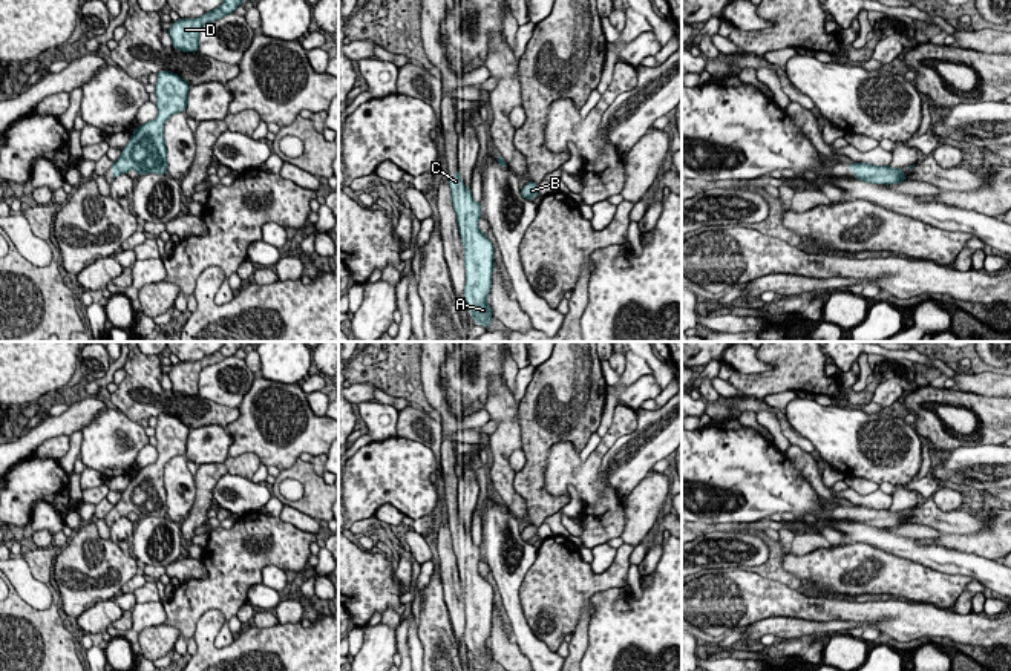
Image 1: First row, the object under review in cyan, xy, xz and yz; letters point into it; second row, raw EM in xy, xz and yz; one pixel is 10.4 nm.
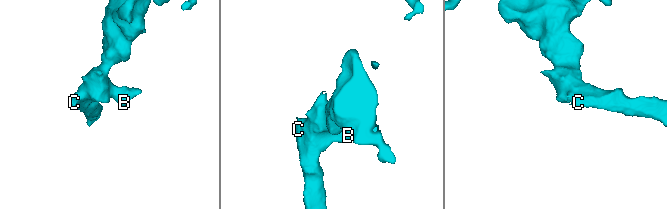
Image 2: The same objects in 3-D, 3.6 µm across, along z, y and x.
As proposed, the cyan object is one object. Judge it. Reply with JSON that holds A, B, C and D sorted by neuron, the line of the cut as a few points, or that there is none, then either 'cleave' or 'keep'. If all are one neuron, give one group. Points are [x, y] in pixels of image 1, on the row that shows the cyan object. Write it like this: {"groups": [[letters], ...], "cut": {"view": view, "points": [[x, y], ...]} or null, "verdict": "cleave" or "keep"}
{"groups": [["A", "B", "C", "D"]], "cut": null, "verdict": "keep"}

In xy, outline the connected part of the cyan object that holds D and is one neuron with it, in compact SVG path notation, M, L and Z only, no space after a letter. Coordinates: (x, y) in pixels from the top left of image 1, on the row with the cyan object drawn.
M224 0L219 8L198 18L179 18L178 21L173 21L172 28L168 29L172 46L182 52L198 52L201 28L234 12L239 5L244 5L244 0Z

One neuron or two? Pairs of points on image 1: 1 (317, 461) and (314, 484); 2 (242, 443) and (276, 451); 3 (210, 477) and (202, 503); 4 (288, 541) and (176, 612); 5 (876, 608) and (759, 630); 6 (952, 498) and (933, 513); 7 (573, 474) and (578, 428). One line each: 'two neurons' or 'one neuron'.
1: two neurons
2: one neuron
3: one neuron
4: one neuron
5: two neurons
6: two neurons
7: two neurons

